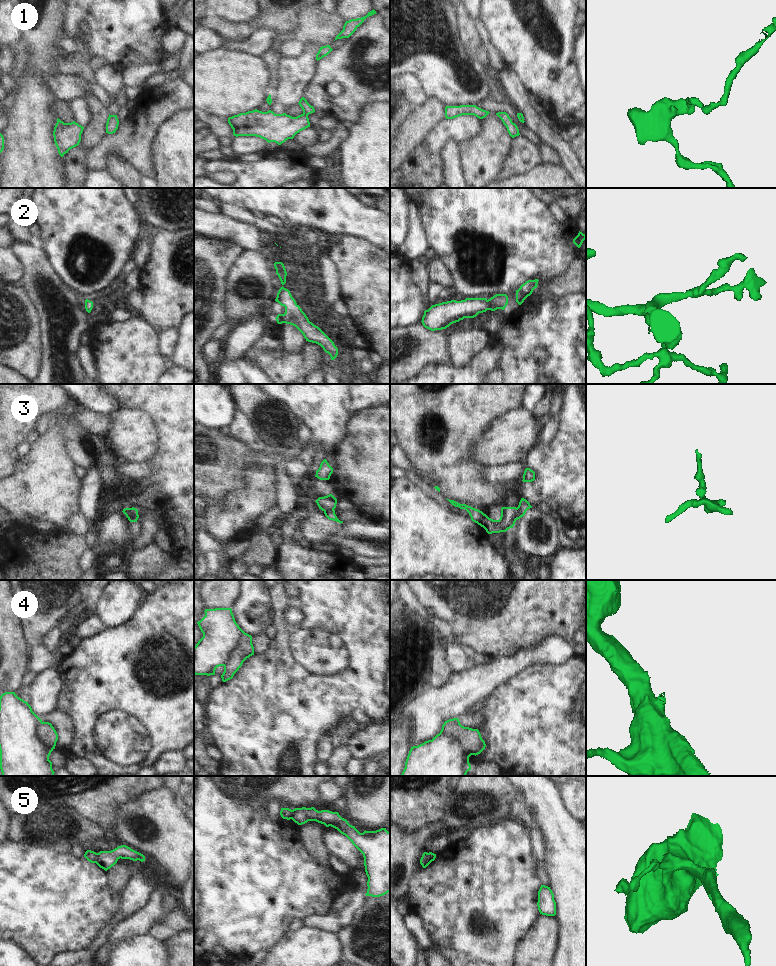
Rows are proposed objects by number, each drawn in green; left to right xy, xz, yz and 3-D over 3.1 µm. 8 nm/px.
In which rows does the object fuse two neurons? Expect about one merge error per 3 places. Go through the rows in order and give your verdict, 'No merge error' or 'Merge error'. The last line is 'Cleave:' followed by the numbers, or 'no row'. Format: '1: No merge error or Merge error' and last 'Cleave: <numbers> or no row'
1: No merge error
2: No merge error
3: Merge error
4: Merge error
5: Merge error
Cleave: 3, 4, 5.

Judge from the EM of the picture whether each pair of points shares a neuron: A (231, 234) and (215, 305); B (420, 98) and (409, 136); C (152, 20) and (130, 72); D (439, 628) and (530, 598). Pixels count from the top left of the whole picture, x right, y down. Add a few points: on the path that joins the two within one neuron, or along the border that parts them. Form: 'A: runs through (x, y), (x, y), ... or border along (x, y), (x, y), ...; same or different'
A: border along (207, 235), (228, 239), (239, 244), (245, 250); different
B: border along (427, 98), (414, 109); different
C: border along (147, 63), (127, 66), (119, 71); different
D: border along (436, 615), (450, 625); different

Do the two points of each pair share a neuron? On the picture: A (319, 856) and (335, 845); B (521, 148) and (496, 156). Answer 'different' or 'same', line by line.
A: different
B: different

